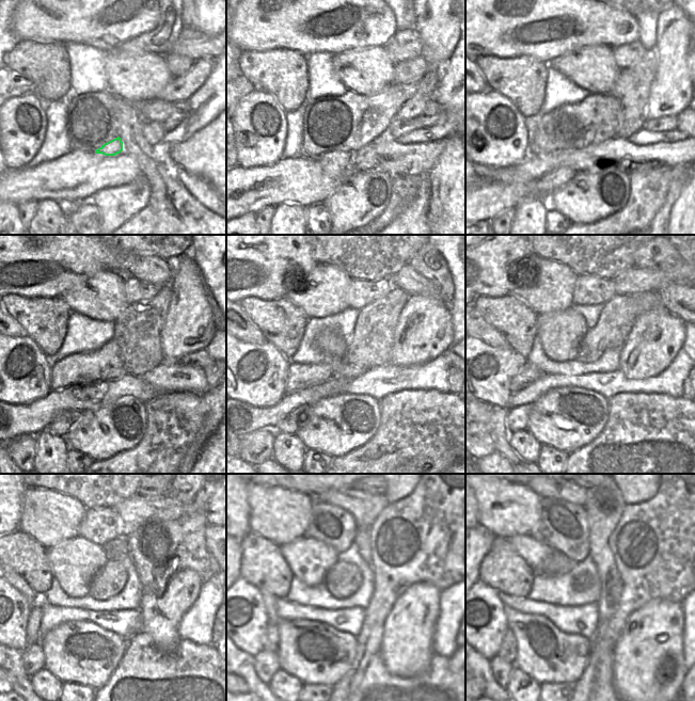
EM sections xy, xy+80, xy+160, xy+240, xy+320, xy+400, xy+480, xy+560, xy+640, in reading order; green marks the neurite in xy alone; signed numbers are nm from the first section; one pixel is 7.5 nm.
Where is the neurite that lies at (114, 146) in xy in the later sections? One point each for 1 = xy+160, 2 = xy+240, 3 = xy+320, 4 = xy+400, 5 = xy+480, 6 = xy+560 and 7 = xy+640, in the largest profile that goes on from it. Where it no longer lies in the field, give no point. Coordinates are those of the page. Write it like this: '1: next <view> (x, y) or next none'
1: next xy+160 (549, 182)
2: next xy+240 (62, 423)
3: next xy+320 (290, 424)
4: next xy+400 (517, 419)
5: next xy+480 (32, 656)
6: next xy+560 (266, 662)
7: next xy+640 (501, 669)

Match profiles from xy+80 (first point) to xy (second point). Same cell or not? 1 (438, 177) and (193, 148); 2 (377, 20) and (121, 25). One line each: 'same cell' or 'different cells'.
1: same cell
2: same cell

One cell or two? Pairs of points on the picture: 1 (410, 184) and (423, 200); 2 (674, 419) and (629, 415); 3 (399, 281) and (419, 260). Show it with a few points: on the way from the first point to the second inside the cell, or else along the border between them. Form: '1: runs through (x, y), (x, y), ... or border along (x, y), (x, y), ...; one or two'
1: border along (423, 176), (415, 198), (403, 212); two
2: runs through (663, 419), (640, 419); one
3: border along (407, 264), (431, 282); two

